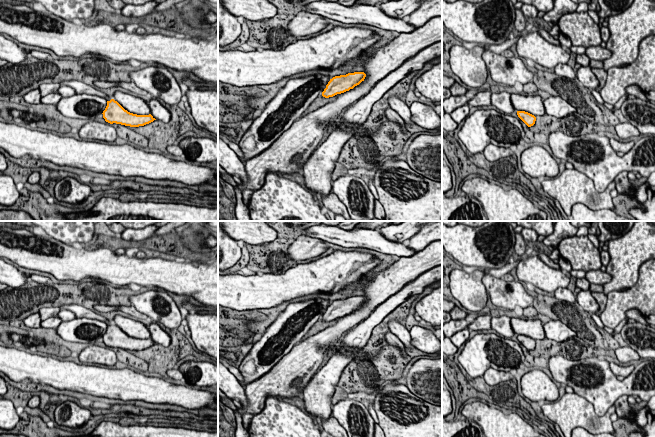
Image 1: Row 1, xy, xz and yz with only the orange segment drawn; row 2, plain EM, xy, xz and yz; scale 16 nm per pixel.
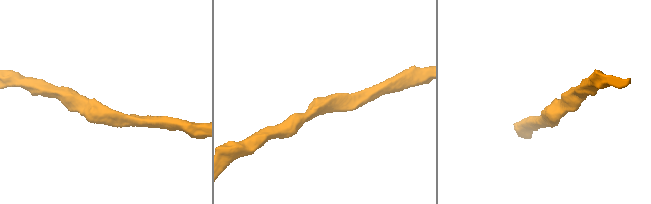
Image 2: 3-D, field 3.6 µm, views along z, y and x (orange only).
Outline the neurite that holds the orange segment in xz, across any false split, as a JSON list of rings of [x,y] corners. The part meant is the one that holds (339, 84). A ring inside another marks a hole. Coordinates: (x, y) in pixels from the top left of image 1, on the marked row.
[[[354,72],[346,75],[335,76],[330,79],[326,85],[326,88],[322,92],[322,96],[329,98],[349,91],[364,81],[365,77],[366,74],[364,72]]]

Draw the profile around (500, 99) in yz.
[[[492,91],[491,105],[505,114],[510,114],[515,111],[511,103],[511,93],[508,91]]]

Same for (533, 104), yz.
[[[518,93],[511,94],[511,103],[515,111],[525,111],[532,115],[544,115],[544,103],[542,95],[521,95]]]

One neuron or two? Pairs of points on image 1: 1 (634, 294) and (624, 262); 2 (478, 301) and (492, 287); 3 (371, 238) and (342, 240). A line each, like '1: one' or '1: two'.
1: two
2: two
3: one

